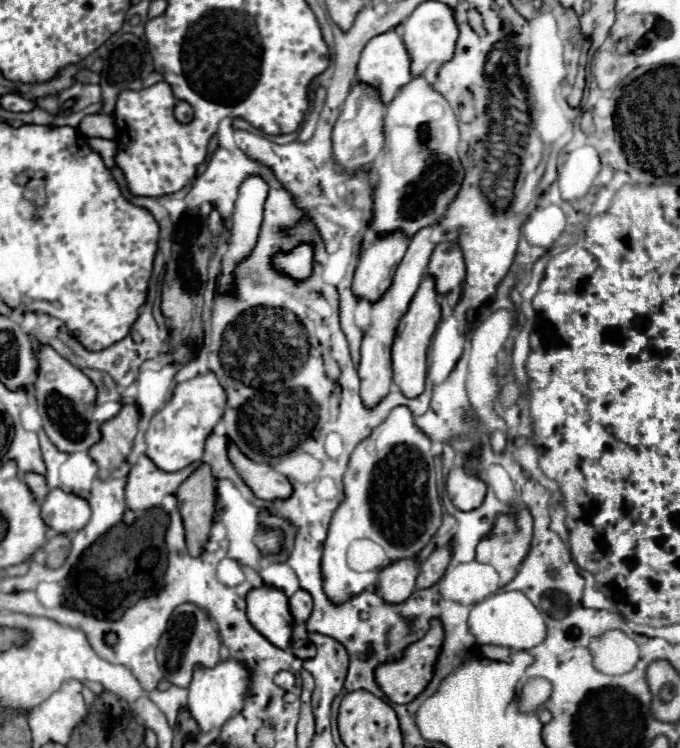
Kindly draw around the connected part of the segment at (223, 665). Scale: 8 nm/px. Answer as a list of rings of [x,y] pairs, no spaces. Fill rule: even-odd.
[[[236,660],[218,662],[214,668],[196,668],[188,688],[188,710],[198,722],[200,732],[220,728],[232,714],[240,712],[246,702],[244,692],[248,692],[248,670],[246,666],[236,664]]]

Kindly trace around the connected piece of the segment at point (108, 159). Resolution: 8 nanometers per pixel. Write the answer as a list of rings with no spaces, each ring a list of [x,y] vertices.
[[[88,138],[88,144],[94,152],[98,152],[104,160],[104,166],[106,168],[112,168],[114,166],[114,154],[116,154],[116,144],[110,144],[108,140],[102,140],[102,138]]]

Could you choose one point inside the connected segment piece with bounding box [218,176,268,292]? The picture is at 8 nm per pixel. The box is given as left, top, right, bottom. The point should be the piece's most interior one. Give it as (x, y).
(247, 216)

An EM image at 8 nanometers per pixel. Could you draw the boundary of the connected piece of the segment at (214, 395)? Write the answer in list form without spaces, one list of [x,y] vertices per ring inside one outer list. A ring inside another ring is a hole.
[[[212,372],[176,384],[172,398],[160,412],[154,414],[144,434],[146,456],[156,464],[156,468],[164,472],[178,472],[188,464],[200,460],[204,452],[204,440],[212,432],[216,422],[222,418],[224,408],[226,408],[224,388],[220,388]]]

